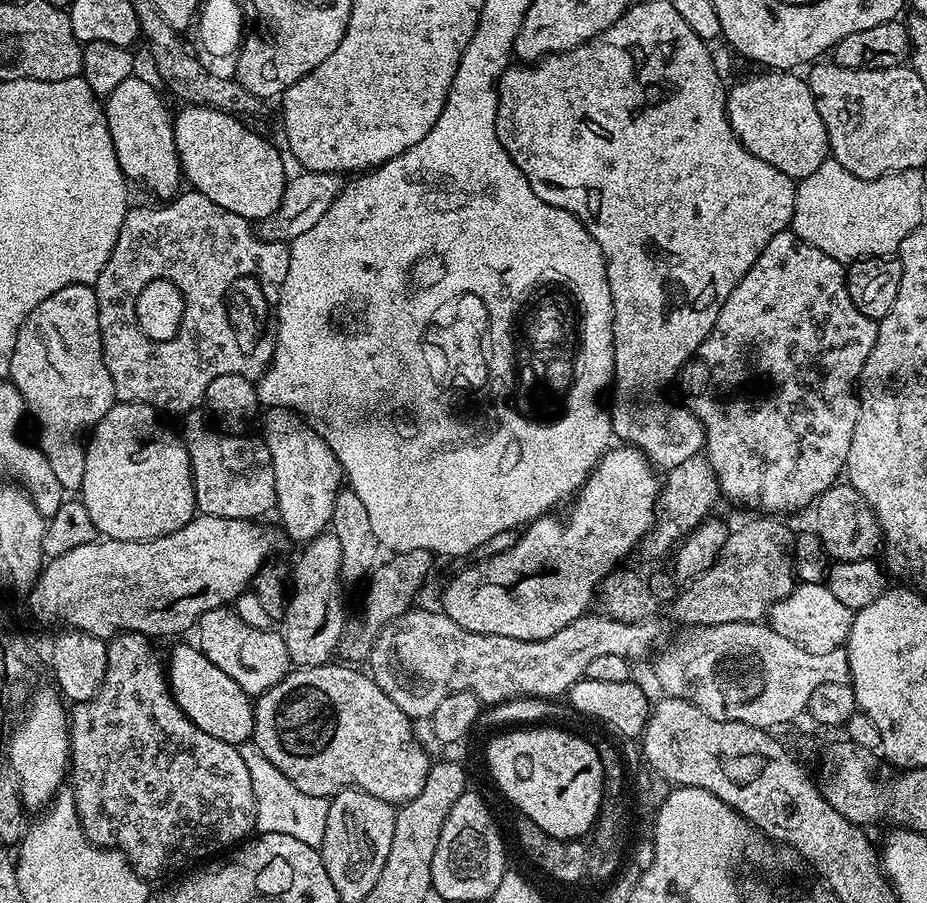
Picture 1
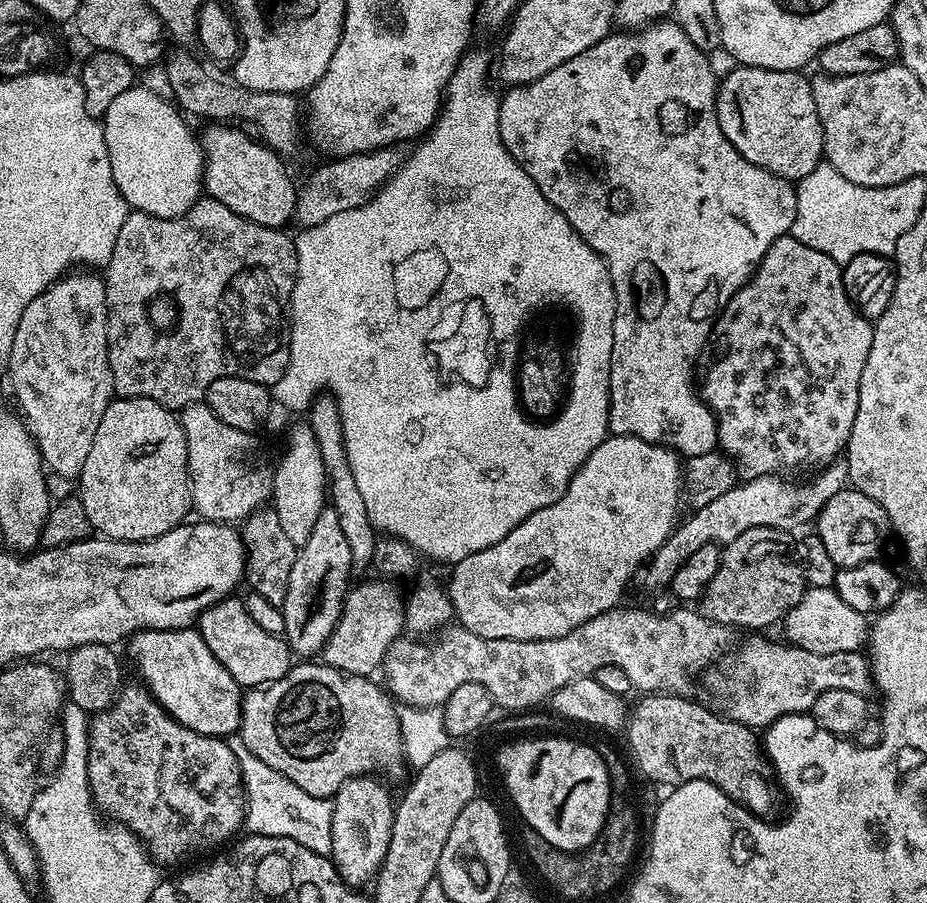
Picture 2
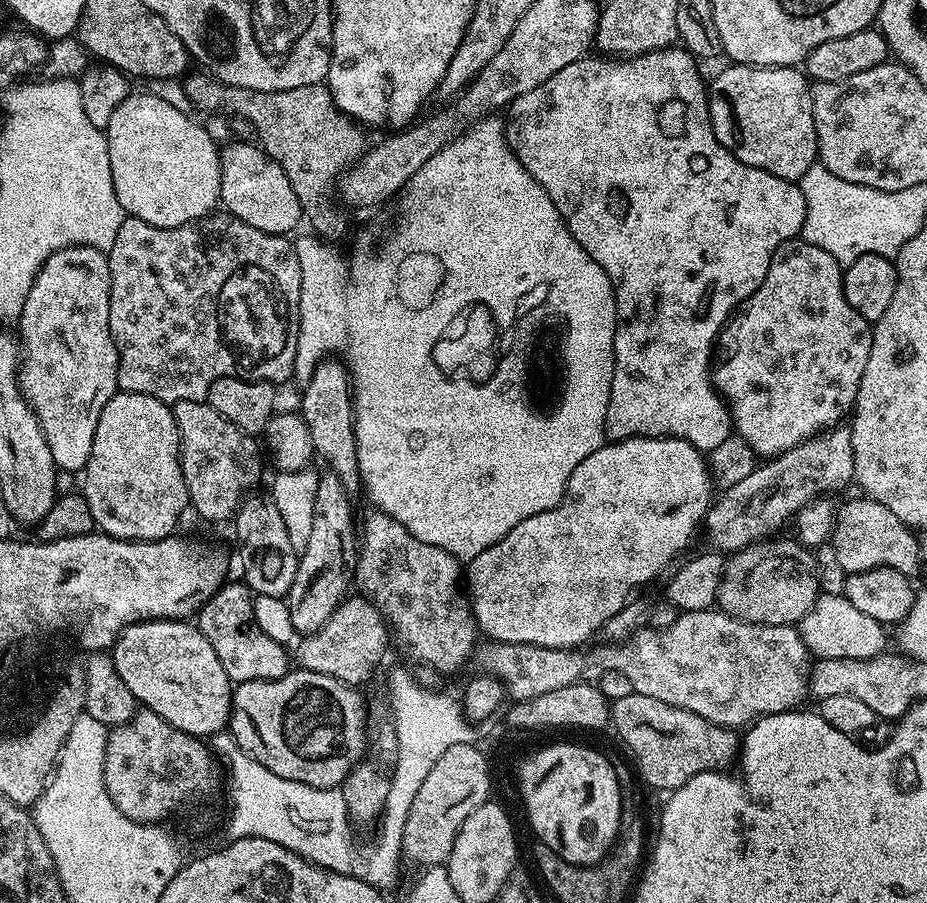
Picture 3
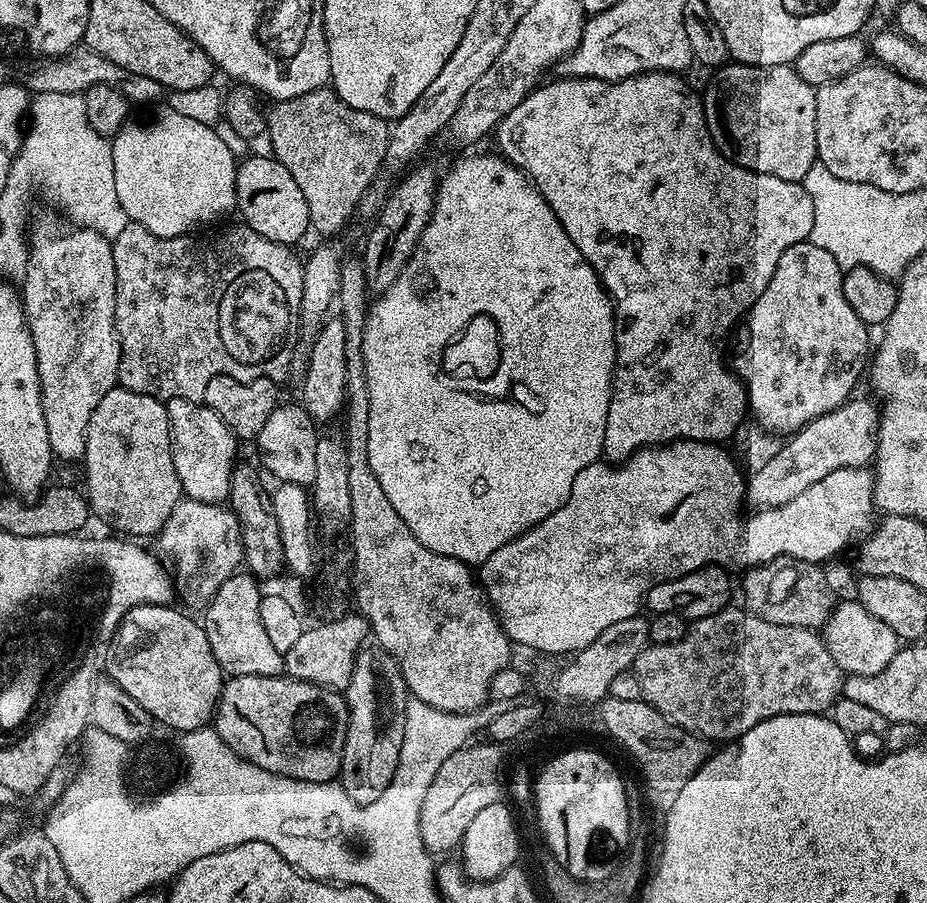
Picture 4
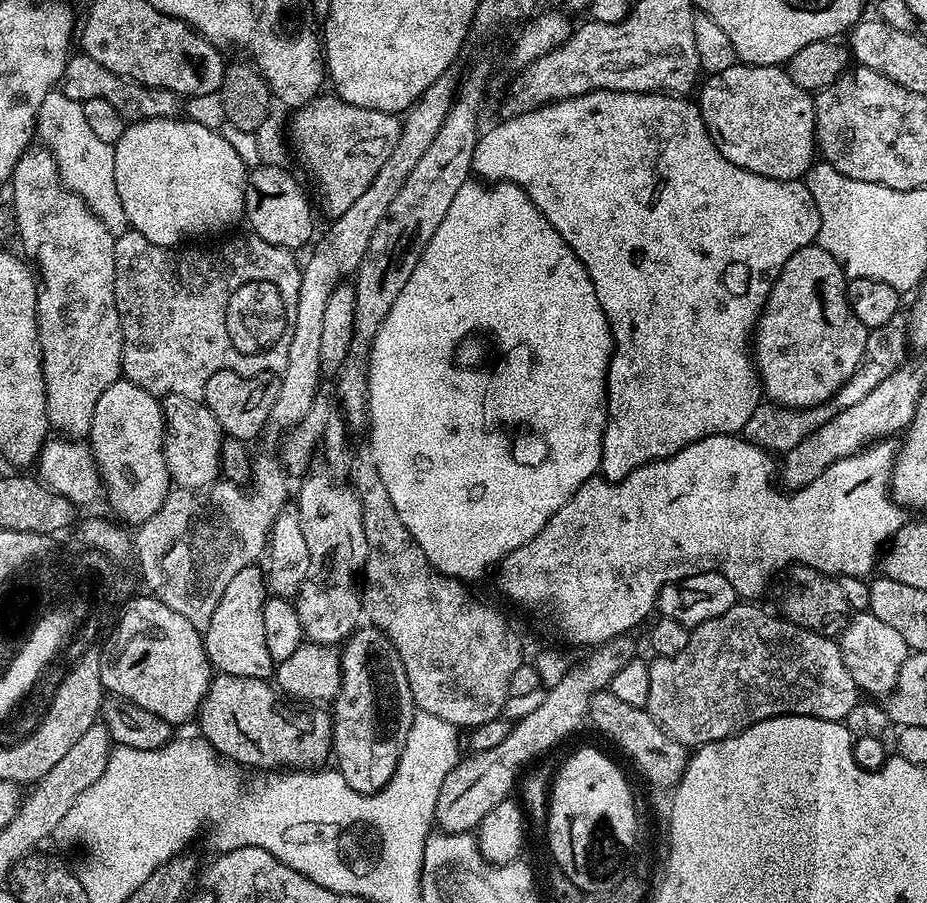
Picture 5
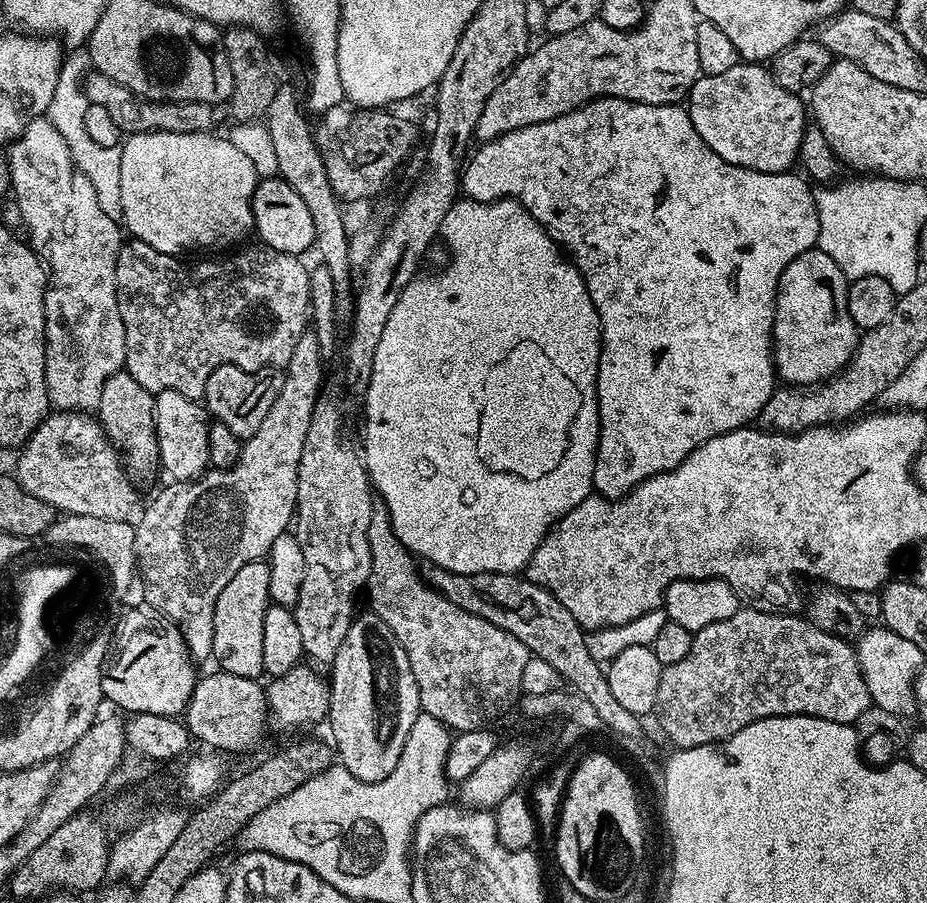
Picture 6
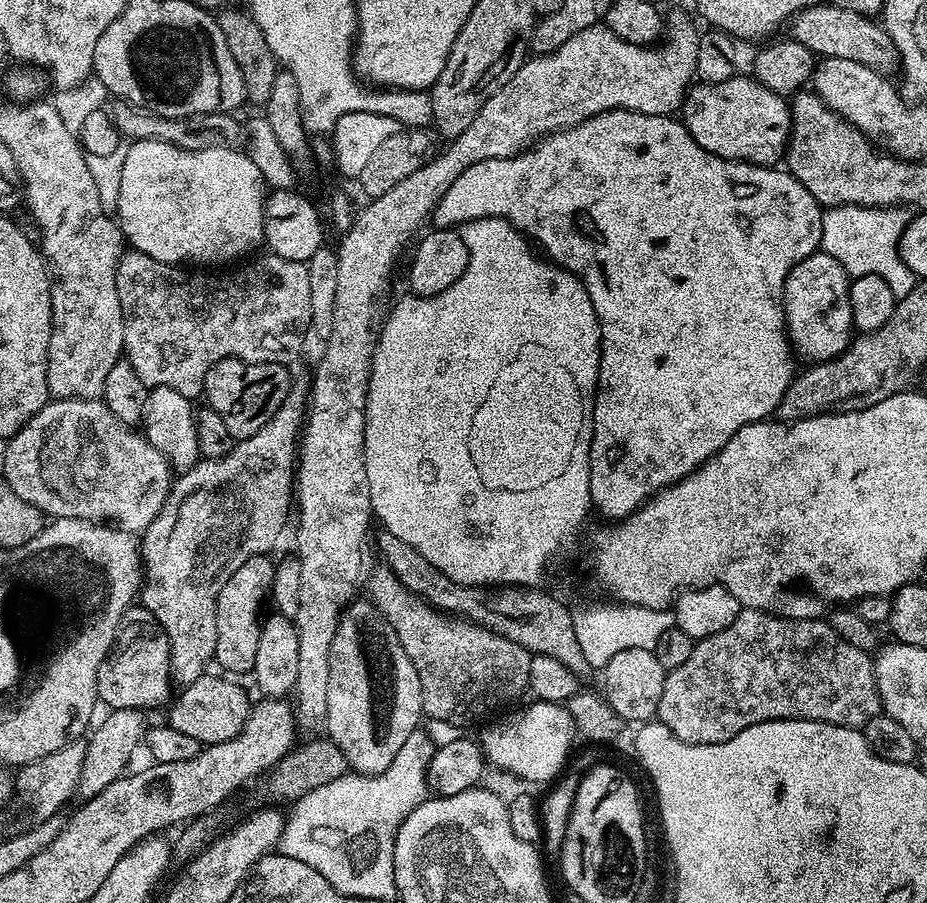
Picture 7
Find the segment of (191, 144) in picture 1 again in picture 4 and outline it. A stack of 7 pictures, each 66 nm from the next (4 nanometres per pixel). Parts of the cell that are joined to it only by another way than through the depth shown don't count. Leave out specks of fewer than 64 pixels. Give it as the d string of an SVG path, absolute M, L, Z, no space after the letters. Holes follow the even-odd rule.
M252 154L237 163L236 208L244 215L241 216L243 223L262 234L262 238L270 238L270 242L296 246L310 232L306 198L302 198L302 190L298 190L290 170L271 154Z

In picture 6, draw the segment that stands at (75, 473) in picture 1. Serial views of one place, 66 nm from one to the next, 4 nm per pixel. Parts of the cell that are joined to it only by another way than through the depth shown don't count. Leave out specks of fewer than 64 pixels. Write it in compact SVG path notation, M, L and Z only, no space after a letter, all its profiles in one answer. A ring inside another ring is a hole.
M47 118L32 120L7 149L6 163L11 172L11 195L22 210L23 231L33 252L44 261L48 289L44 295L44 361L48 402L61 412L91 413L102 398L106 378L124 368L126 330L118 314L116 263L122 243L122 228L117 220L98 206L98 194L72 161L66 140Z

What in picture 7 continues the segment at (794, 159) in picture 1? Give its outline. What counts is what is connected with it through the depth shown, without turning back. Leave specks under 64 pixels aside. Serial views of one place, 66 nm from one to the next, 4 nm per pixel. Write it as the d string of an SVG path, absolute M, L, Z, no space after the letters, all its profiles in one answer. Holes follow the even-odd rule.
M737 74L728 80L693 83L684 95L682 122L694 142L710 150L710 154L718 154L724 160L743 160L746 164L772 166L777 163L779 156L781 159L785 155L788 135L792 132L792 109L785 97L762 86L751 75Z

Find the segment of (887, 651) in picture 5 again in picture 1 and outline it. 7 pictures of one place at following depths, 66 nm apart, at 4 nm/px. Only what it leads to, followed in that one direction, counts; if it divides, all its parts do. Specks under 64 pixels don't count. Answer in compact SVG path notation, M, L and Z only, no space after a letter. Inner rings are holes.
M797 583L786 598L771 608L766 623L769 628L782 634L782 638L790 638L790 642L802 646L802 650L810 650L810 654L826 654L835 648L845 647L853 615L853 609L842 606L842 602L830 594L827 583Z

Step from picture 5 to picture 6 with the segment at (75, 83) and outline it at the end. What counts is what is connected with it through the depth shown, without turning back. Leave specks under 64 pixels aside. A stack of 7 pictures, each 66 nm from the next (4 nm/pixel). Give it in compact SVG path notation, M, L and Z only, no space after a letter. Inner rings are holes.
M92 70L87 73L82 84L84 95L89 104L102 106L110 114L110 118L118 125L122 134L133 132L203 132L211 129L213 109L206 104L185 104L171 100L145 100L144 97L126 90L122 82L114 82L114 78L106 78L106 74Z

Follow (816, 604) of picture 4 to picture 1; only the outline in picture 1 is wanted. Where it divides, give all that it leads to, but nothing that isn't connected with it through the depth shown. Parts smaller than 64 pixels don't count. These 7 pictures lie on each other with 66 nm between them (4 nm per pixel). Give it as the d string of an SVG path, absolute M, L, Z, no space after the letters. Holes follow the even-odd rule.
M760 514L757 520L748 520L745 524L733 527L726 538L726 546L718 554L714 566L710 570L691 581L680 593L667 605L668 612L677 620L680 626L714 626L722 622L760 622L767 617L768 612L779 600L786 598L796 587L798 581L794 575L794 569L789 553L785 551L793 539L793 529L788 529L783 524L783 519L773 518L768 514Z

